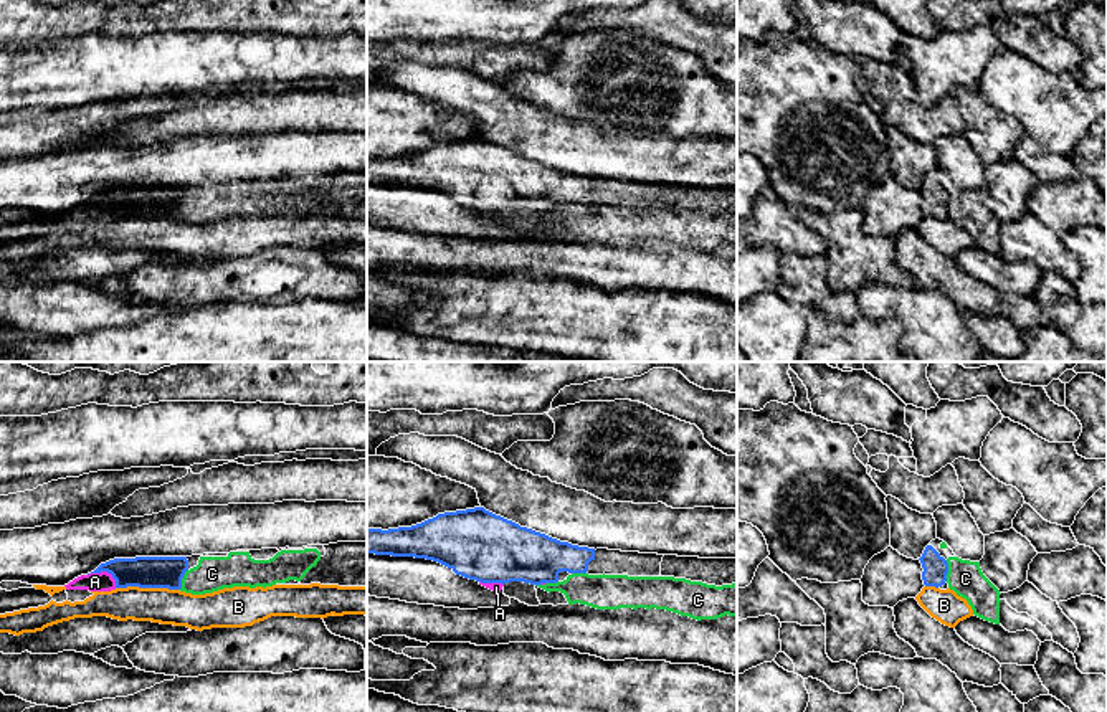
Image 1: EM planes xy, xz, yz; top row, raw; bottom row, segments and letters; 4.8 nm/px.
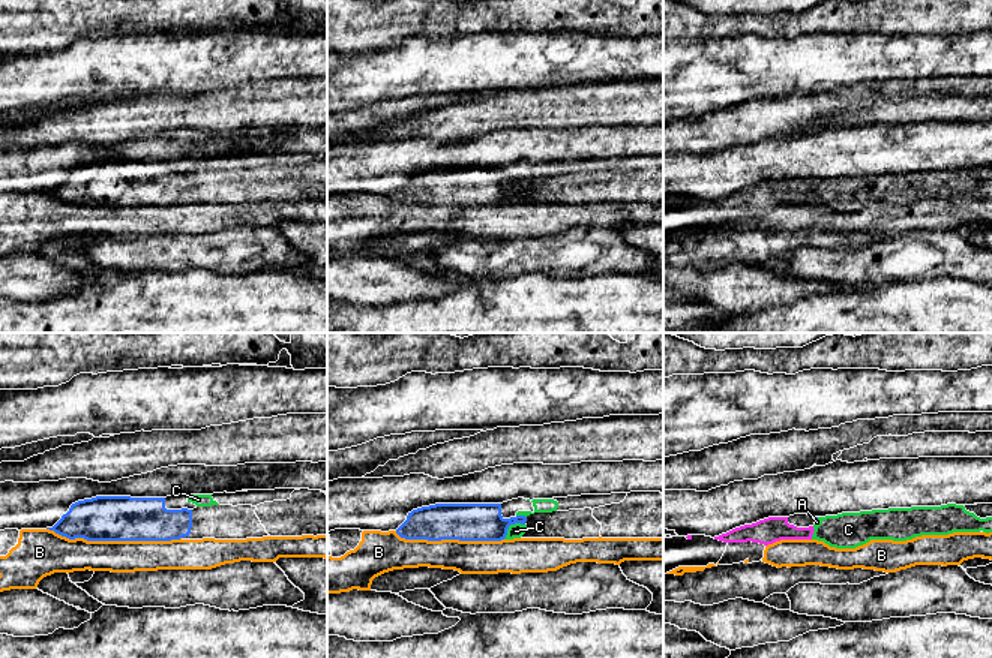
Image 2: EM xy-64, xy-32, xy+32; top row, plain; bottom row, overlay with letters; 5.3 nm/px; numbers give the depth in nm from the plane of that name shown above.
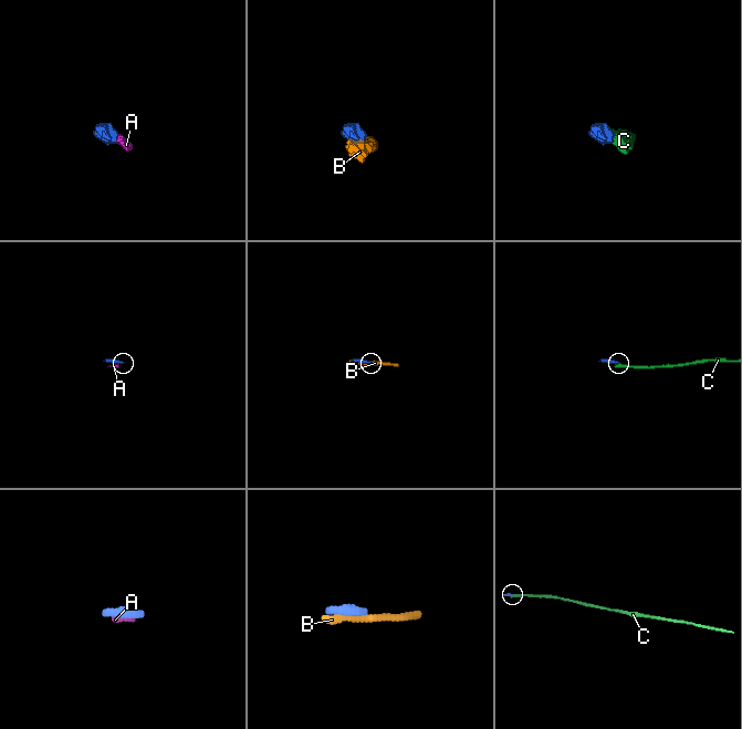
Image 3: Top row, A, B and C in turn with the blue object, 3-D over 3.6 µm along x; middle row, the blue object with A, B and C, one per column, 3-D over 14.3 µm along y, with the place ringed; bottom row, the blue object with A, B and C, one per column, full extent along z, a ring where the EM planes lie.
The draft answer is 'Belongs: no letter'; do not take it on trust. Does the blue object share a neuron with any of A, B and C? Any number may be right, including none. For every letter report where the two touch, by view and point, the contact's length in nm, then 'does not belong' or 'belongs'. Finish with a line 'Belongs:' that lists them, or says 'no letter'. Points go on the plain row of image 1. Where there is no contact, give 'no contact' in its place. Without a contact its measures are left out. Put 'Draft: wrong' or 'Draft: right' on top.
Draft: right
A: xy (106, 200) | 160 nm | does not belong
B: xy (147, 217) | 320 nm | does not belong
C: yz (947, 200) | 100 nm | does not belong
Belongs: no letter

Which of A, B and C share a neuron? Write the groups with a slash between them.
A C / B

